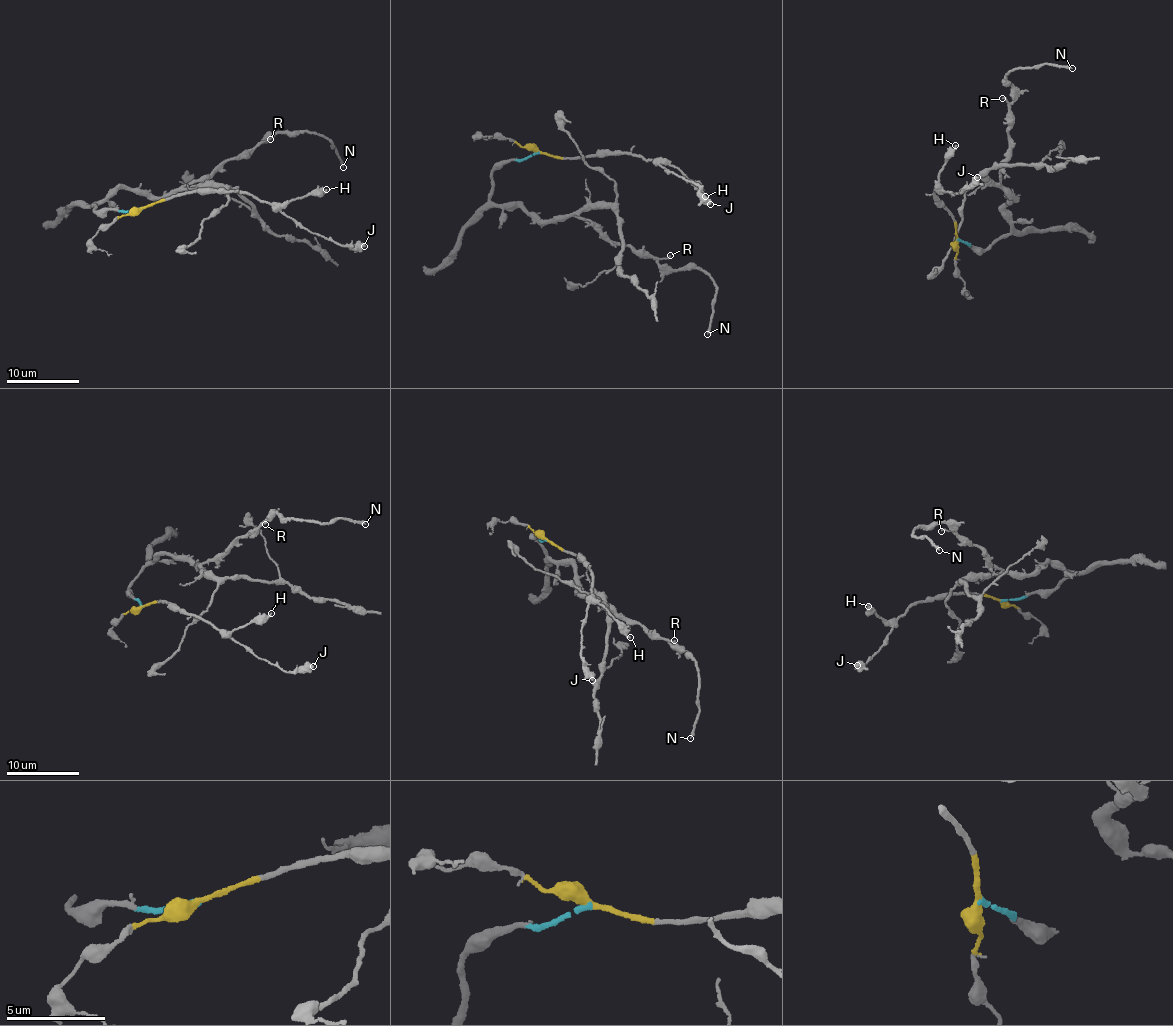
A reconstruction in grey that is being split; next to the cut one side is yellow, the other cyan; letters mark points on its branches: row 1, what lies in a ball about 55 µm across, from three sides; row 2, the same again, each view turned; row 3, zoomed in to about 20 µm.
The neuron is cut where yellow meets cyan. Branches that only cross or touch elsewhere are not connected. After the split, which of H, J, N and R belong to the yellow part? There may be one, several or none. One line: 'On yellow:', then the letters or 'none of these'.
On yellow: H, J

